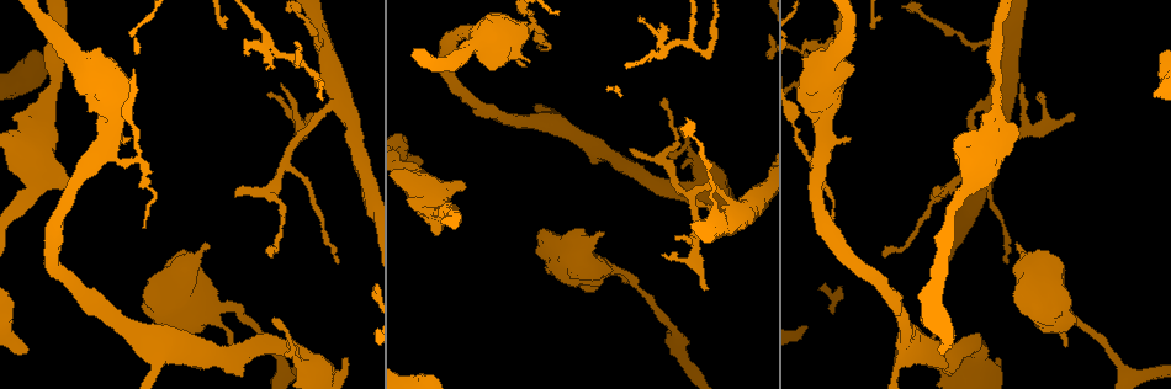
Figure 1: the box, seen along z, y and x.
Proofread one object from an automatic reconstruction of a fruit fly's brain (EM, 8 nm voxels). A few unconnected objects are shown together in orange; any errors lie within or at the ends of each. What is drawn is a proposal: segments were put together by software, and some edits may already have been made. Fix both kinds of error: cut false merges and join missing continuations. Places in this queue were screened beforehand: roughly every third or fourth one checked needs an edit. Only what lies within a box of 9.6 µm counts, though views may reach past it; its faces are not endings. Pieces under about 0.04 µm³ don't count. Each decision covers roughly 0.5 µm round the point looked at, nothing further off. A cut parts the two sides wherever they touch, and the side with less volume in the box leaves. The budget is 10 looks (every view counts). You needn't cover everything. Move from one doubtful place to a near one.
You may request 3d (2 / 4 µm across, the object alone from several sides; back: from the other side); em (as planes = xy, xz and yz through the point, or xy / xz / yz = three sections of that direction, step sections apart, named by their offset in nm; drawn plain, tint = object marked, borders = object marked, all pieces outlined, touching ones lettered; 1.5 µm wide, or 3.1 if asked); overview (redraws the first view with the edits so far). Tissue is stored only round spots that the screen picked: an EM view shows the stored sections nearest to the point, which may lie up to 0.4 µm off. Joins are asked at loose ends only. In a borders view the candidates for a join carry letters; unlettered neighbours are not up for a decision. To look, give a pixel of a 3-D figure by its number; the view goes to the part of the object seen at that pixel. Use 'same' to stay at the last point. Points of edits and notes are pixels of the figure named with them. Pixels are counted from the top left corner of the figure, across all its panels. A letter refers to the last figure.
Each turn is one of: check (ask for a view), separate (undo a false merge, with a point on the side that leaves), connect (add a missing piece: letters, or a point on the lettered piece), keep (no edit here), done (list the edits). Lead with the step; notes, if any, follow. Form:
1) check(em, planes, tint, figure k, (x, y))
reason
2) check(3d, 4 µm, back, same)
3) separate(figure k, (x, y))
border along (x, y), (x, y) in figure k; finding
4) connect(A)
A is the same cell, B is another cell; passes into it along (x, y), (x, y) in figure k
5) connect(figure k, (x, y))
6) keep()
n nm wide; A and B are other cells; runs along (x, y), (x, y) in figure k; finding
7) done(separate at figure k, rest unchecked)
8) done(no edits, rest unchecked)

check(3d, 2 µm, figure 1, (1007, 260))
branch stops here

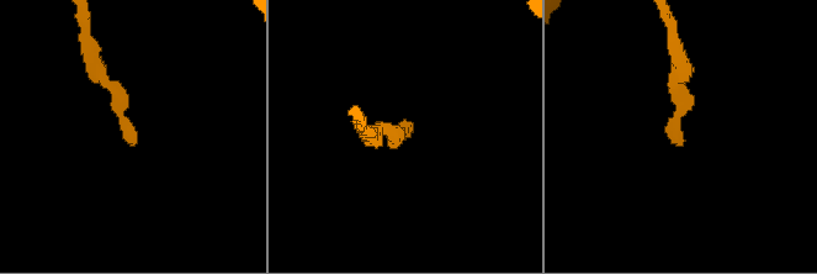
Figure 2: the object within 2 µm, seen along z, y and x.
check(em, planes, borders, figure 2, (134, 142))

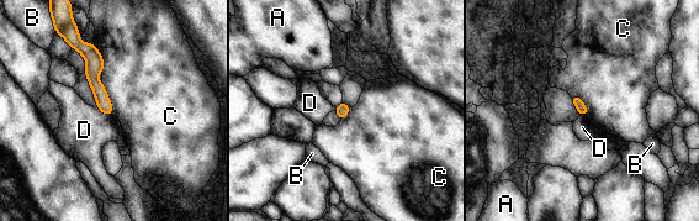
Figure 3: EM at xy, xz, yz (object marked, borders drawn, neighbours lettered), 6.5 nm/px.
keep()
C touches over 240 nm; A, B, C and D are other cells; runs along (79, 45), (109, 111) in figure 3; no lettered piece goes on from it

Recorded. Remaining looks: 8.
check(em, xz, step 8, borders, figure 1, (664, 99))
an open end

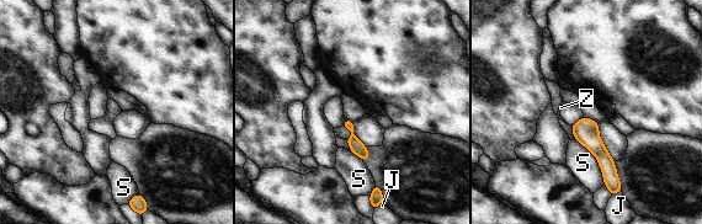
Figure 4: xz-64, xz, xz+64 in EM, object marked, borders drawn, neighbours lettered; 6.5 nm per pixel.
check(em, planes, borders, same)

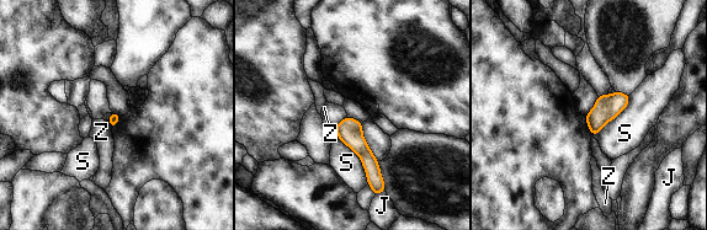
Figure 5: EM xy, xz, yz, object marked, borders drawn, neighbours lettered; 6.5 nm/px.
keep()
S touches over 360 nm; J, S and Z are other cells; runs along (347, 121), (377, 181) in figure 5; no lettered piece goes on from it

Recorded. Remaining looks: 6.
check(3d, 4 µm, back, figure 1, (624, 283))
thin end

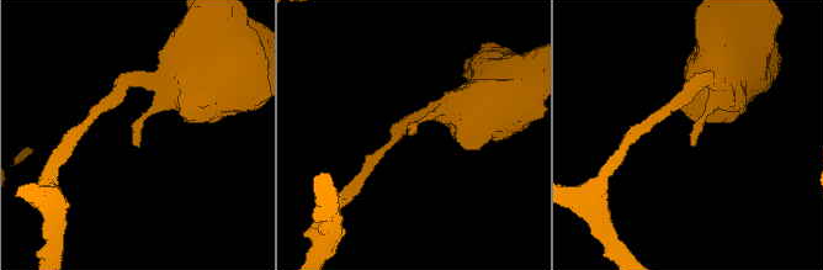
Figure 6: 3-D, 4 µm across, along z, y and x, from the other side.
check(em, xz, step 8, borders, figure 6, (417, 131))
shape alone is not enough

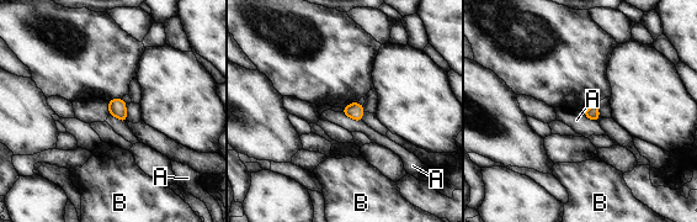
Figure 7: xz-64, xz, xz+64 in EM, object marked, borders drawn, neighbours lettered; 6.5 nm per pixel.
keep()
A and B are other cells; border along (342, 111), (350, 117), (361, 121) in figure 7; none of them fits

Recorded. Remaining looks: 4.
check(em, xy, step 8, tint, figure 1, (136, 163))
sharp bend

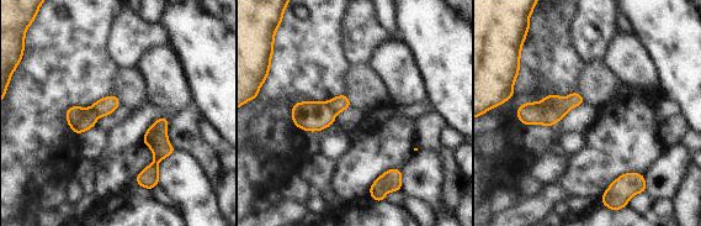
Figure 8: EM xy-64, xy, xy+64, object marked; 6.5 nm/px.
check(em, planes, borders, same)
cut it another way

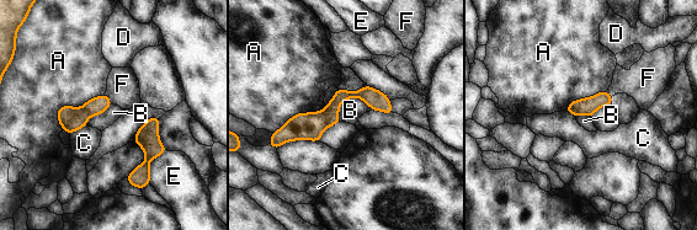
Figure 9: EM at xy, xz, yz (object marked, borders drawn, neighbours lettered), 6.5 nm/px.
separate(figure 9, (330, 111))
A, B, C, D, E and F are other cells; a second neuron is stuck on

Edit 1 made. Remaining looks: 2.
done(separate at figure 9, rest unchecked)

